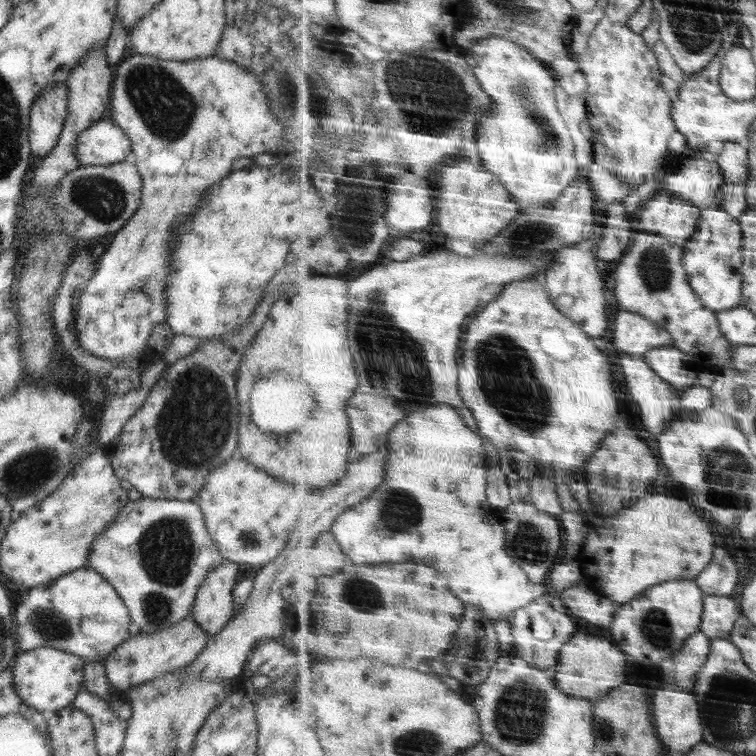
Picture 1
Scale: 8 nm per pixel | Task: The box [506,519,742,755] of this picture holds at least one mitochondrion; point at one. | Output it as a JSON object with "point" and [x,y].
{"point":[656,627]}

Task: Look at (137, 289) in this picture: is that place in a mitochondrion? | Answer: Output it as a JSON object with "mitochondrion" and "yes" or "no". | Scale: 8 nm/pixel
{"mitochondrion":"yes"}

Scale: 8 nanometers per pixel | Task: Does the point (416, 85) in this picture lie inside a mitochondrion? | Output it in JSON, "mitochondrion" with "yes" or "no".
{"mitochondrion":"yes"}

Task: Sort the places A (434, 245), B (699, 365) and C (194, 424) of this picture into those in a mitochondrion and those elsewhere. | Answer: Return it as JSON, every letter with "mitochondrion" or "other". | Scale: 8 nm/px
{"A":"other","B":"other","C":"mitochondrion"}

